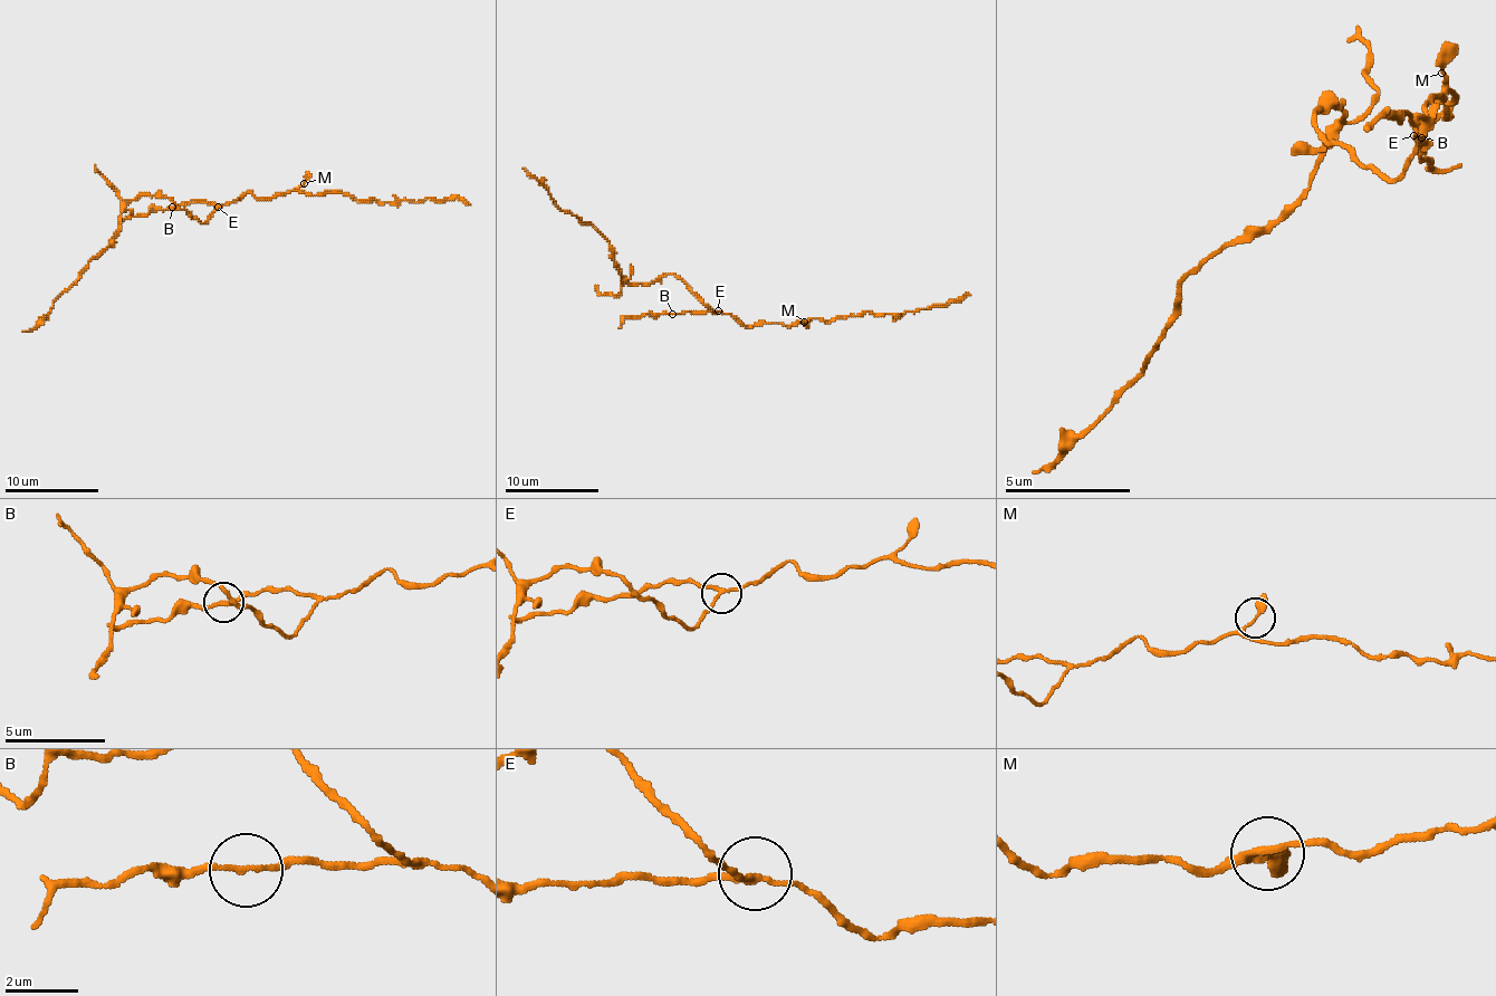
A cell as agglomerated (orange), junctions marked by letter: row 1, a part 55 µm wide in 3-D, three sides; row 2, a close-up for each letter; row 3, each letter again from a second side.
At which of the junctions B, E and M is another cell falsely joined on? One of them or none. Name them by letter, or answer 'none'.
E

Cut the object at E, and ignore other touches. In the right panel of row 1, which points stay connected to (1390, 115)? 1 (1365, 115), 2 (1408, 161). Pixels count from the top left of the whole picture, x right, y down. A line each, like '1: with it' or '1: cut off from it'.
1: cut off from it
2: cut off from it

